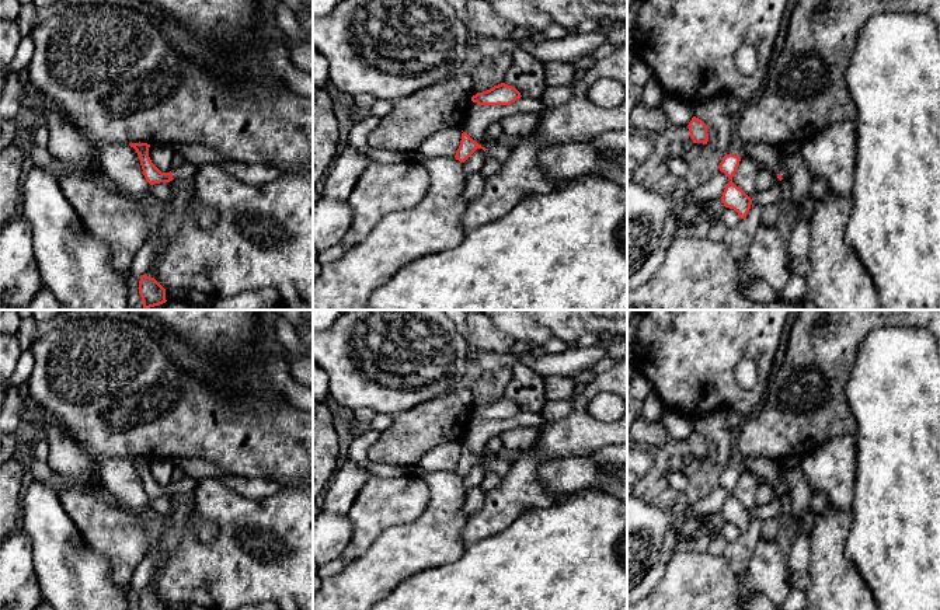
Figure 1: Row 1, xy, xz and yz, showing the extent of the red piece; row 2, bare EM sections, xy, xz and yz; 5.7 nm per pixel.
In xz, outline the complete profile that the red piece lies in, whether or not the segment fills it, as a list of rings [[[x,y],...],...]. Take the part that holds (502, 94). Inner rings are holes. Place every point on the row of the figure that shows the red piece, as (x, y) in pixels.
[[[501,83],[487,91],[477,93],[471,97],[471,101],[478,105],[509,105],[521,97],[521,93],[515,87]]]

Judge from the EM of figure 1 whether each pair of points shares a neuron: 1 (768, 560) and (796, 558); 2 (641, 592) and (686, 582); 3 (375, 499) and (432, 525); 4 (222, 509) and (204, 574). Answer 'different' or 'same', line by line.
1: different
2: different
3: different
4: same

